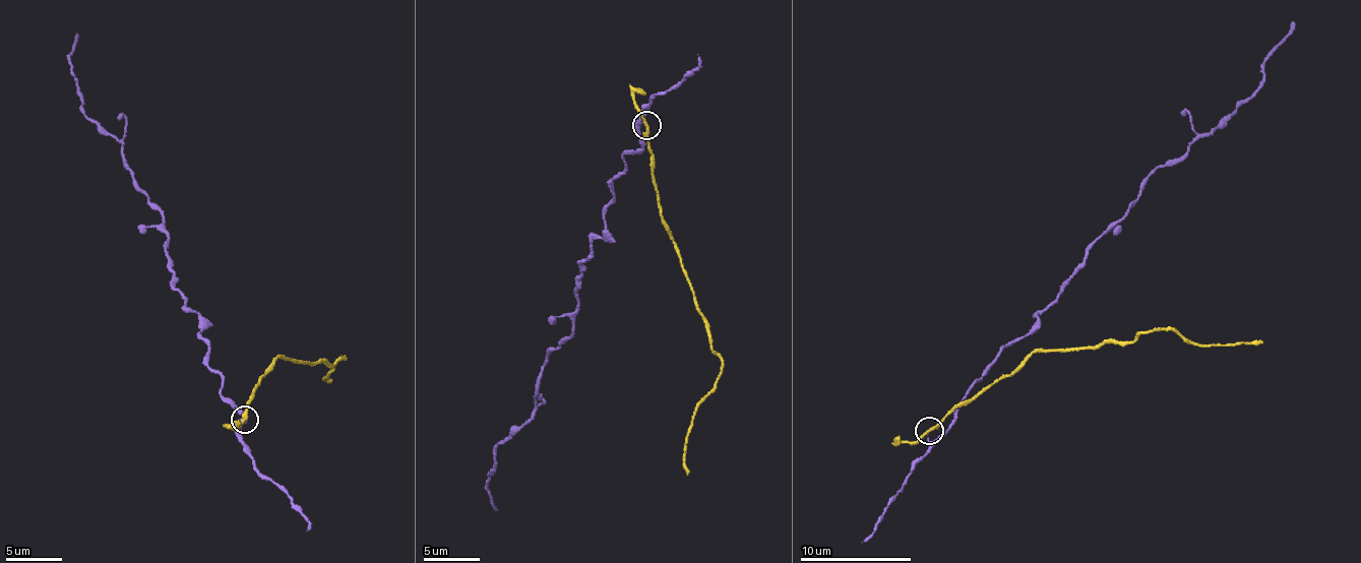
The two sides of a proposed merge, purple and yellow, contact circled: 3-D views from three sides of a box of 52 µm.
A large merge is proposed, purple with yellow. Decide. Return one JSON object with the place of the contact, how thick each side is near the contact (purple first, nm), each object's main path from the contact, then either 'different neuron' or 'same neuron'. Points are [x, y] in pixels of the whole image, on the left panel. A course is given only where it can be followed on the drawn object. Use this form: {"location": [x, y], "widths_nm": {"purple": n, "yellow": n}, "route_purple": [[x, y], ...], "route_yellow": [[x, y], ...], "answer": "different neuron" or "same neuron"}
{"location": [245, 420], "widths_nm": {"purple": 70, "yellow": 190}, "route_purple": [[245, 420], [239, 429], [201, 319], [175, 287], [161, 211], [120, 143], [81, 112], [69, 60], [79, 35]], "route_yellow": [[245, 420], [250, 398], [277, 358], [311, 366], [317, 361], [331, 364], [345, 358], [323, 379], [330, 382]], "answer": "different neuron"}

